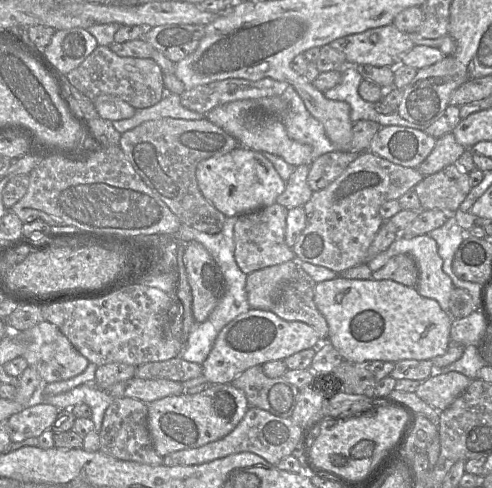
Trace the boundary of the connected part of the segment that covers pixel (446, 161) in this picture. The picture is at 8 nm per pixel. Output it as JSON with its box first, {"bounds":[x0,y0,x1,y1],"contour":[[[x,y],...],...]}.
{"bounds":[417,132,465,176],"contour":[[[453,132],[447,133],[436,140],[434,149],[417,169],[423,176],[434,174],[446,166],[457,164],[465,150],[456,141]]]}

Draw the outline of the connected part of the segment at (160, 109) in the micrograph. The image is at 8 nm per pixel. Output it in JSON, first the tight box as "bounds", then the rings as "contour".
{"bounds":[112,93,205,134],"contour":[[[166,93],[163,98],[154,106],[144,109],[135,110],[131,118],[112,121],[112,126],[123,134],[143,122],[149,120],[156,120],[160,118],[174,118],[184,120],[199,120],[204,118],[205,115],[185,108],[180,102],[178,94]]]}

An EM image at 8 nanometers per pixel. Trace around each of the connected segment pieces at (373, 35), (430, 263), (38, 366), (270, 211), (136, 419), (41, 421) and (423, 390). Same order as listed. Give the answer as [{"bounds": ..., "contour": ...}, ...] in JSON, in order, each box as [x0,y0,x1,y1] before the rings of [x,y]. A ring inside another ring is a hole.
[{"bounds":[329,23,415,67],"contour":[[[392,23],[358,34],[340,37],[329,44],[345,54],[347,65],[396,67],[415,46],[408,34]]]},{"bounds":[368,234,455,312],"contour":[[[428,234],[412,238],[399,236],[387,250],[370,260],[368,266],[372,272],[377,271],[398,254],[408,254],[416,261],[419,268],[418,293],[435,299],[444,311],[449,312],[449,300],[455,286],[443,270],[437,242]]]},{"bounds":[16,321,89,383],"contour":[[[41,321],[34,327],[17,333],[16,336],[24,344],[22,356],[26,359],[28,366],[35,369],[46,383],[71,379],[81,374],[89,364],[89,360],[73,347],[55,325],[48,321]]]},{"bounds":[234,202,293,275],"contour":[[[277,202],[259,210],[237,216],[234,225],[235,261],[249,275],[255,271],[292,261],[293,250],[285,243],[288,209]]]},{"bounds":[99,398,163,466],"contour":[[[114,398],[105,411],[99,432],[100,451],[123,461],[133,461],[151,466],[163,464],[163,457],[154,449],[147,423],[148,405],[141,400]]]},{"bounds":[8,403,59,442],"contour":[[[49,403],[31,405],[8,418],[8,432],[11,442],[21,442],[27,438],[38,438],[50,429],[59,409]]]},{"bounds":[415,372,471,411],"contour":[[[458,372],[433,374],[420,383],[415,393],[431,407],[443,411],[467,389],[471,381]]]}]

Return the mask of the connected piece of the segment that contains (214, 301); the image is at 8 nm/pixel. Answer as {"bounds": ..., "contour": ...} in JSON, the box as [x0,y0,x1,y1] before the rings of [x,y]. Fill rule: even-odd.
{"bounds":[183,243,226,323],"contour":[[[200,243],[185,244],[183,261],[192,293],[193,316],[202,323],[224,296],[226,283],[219,266]]]}

